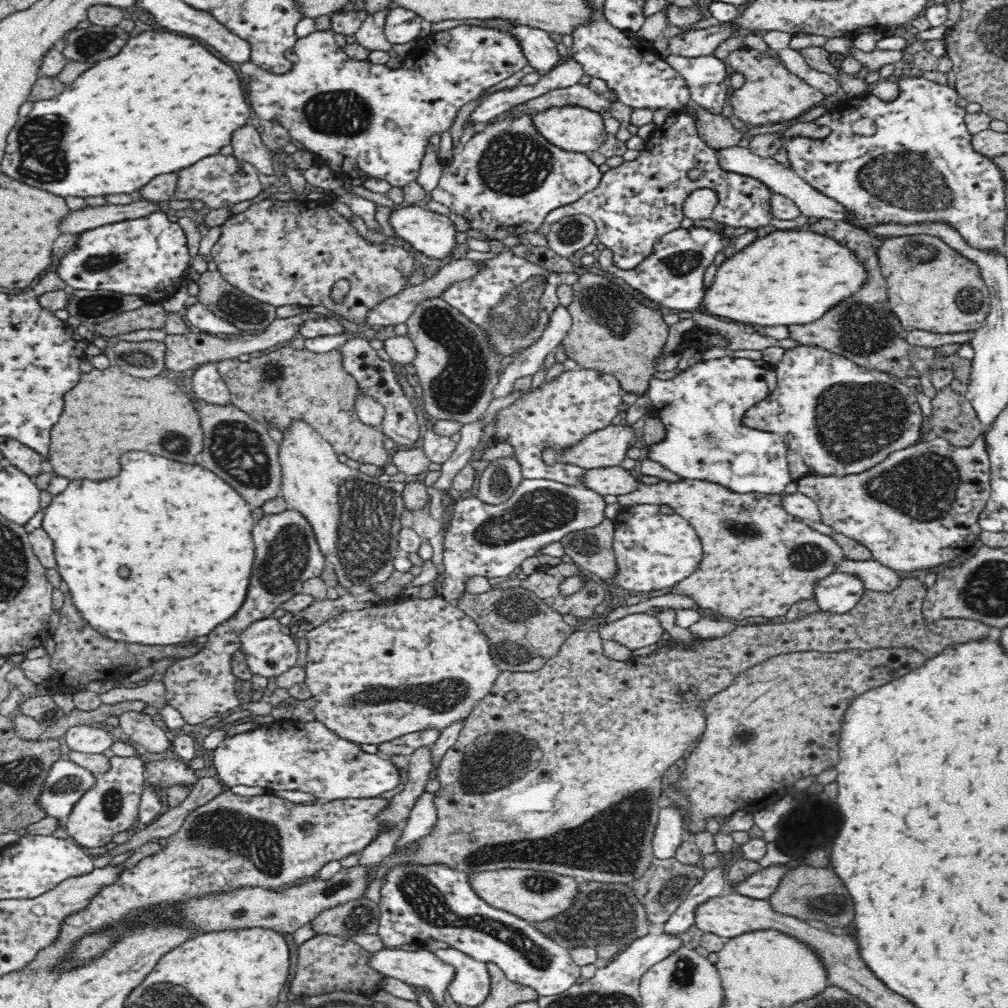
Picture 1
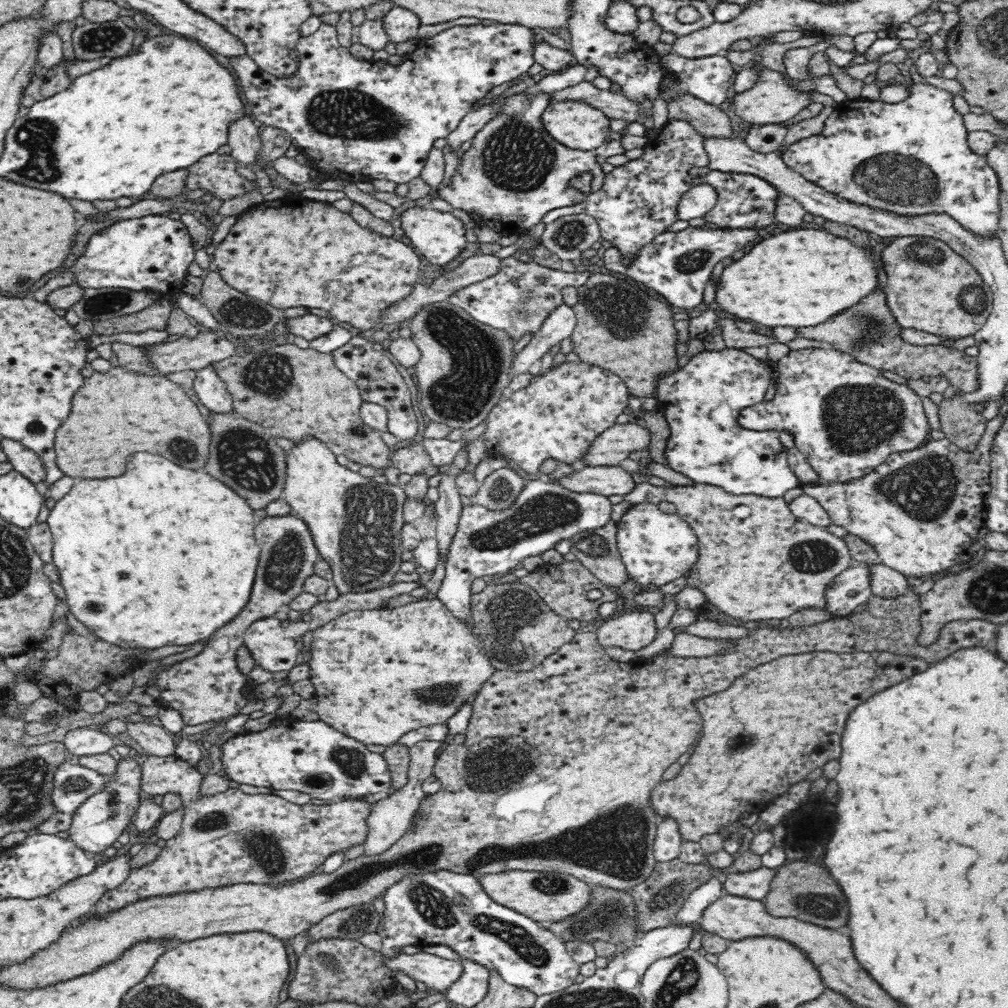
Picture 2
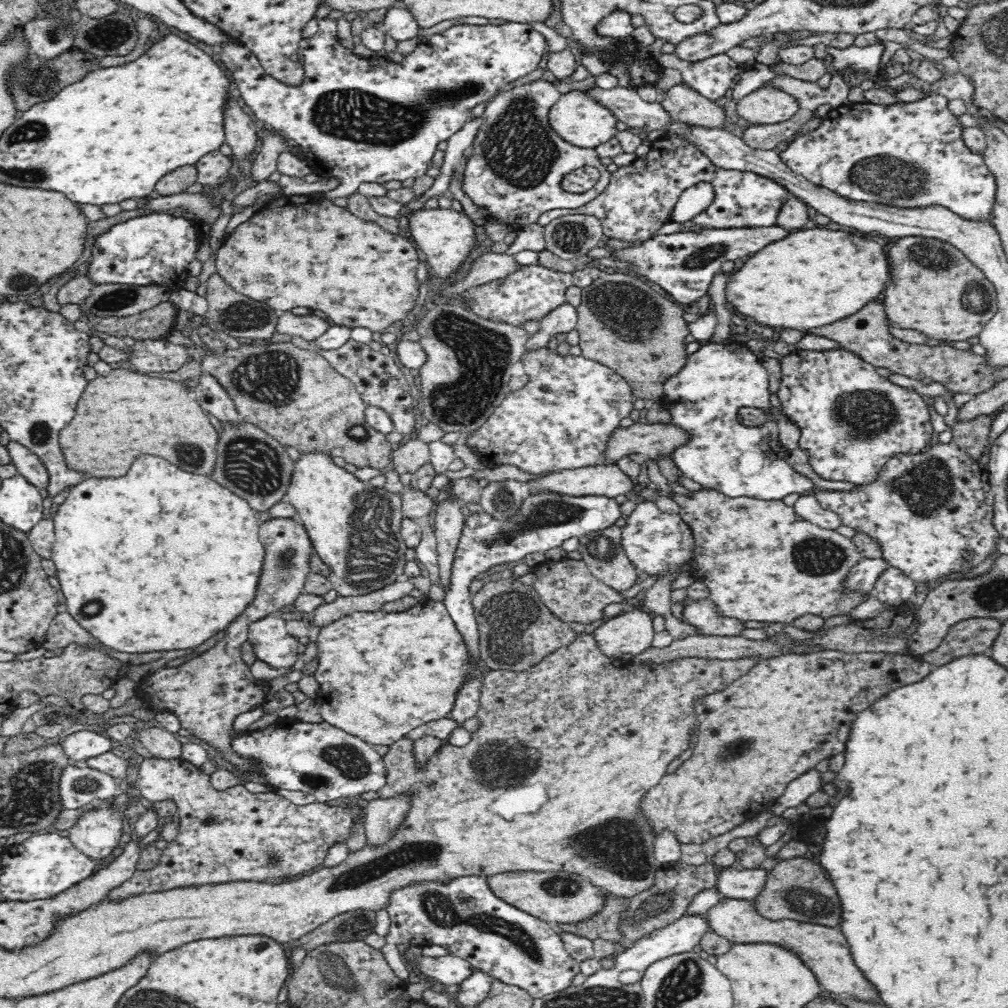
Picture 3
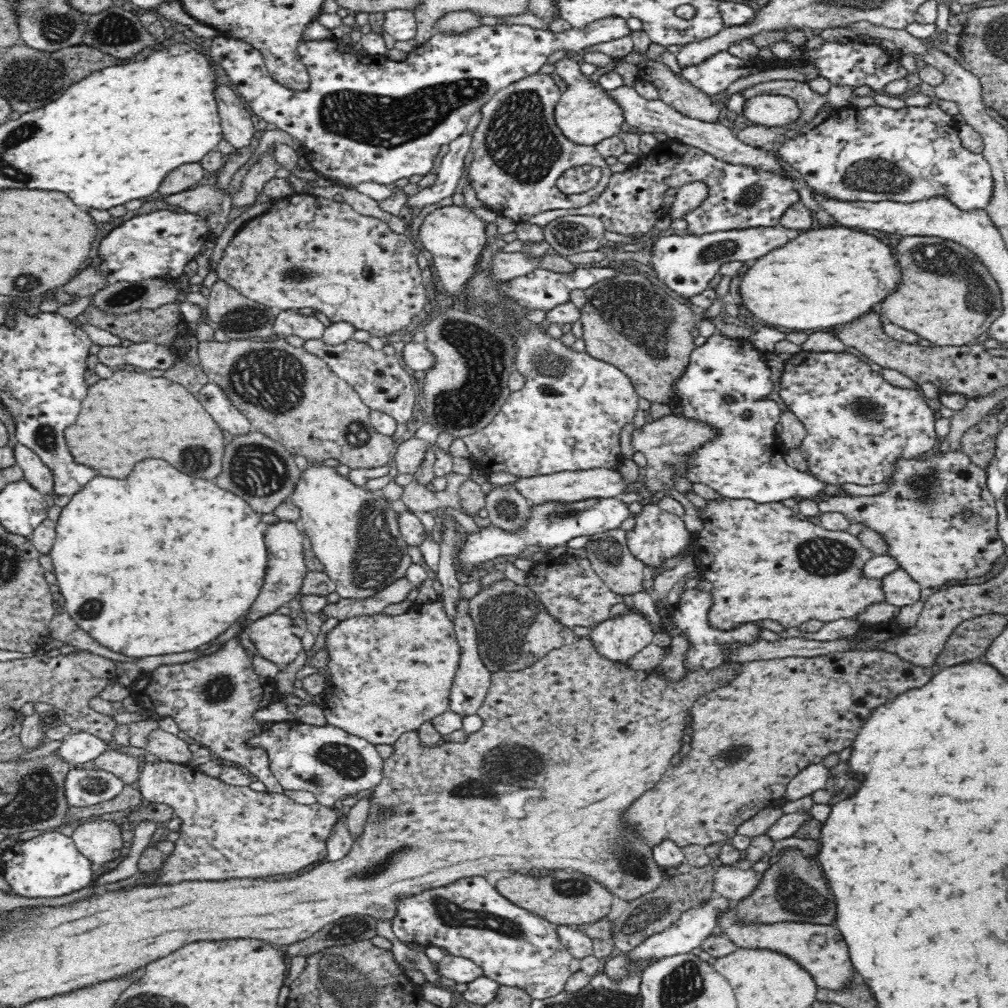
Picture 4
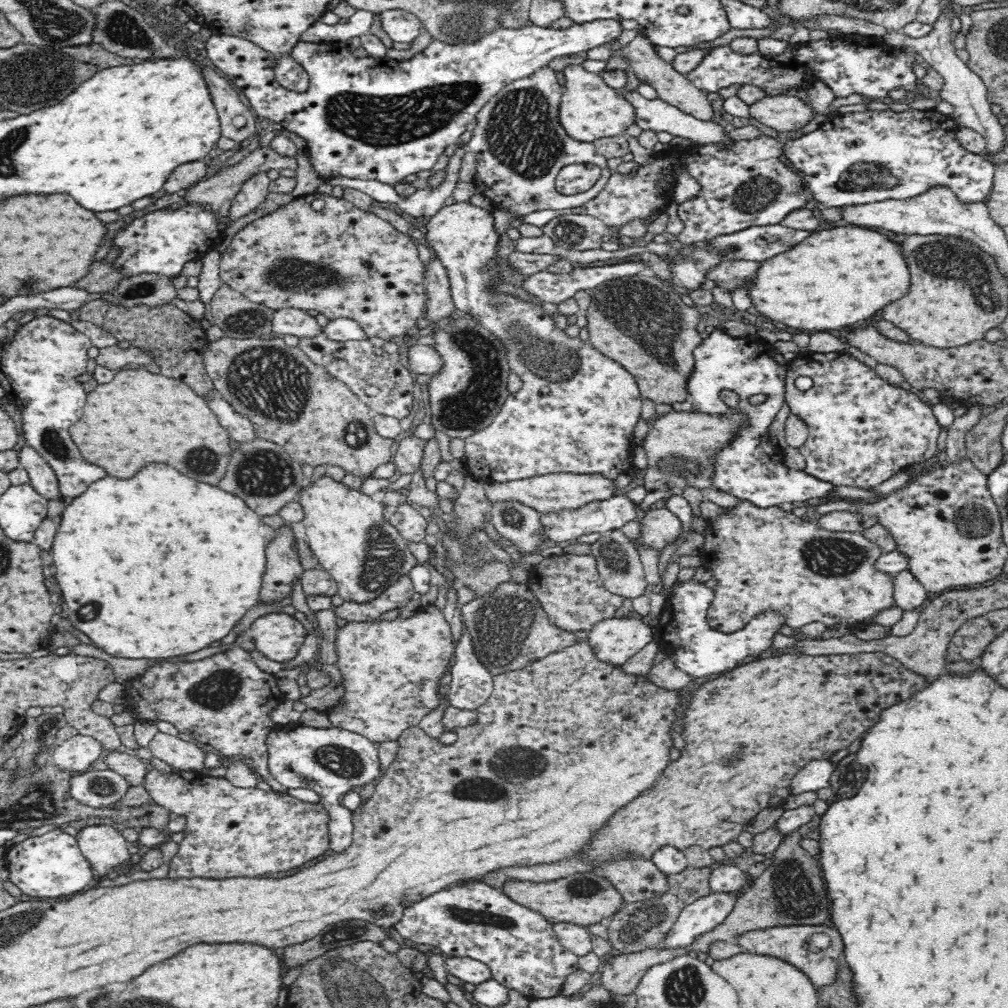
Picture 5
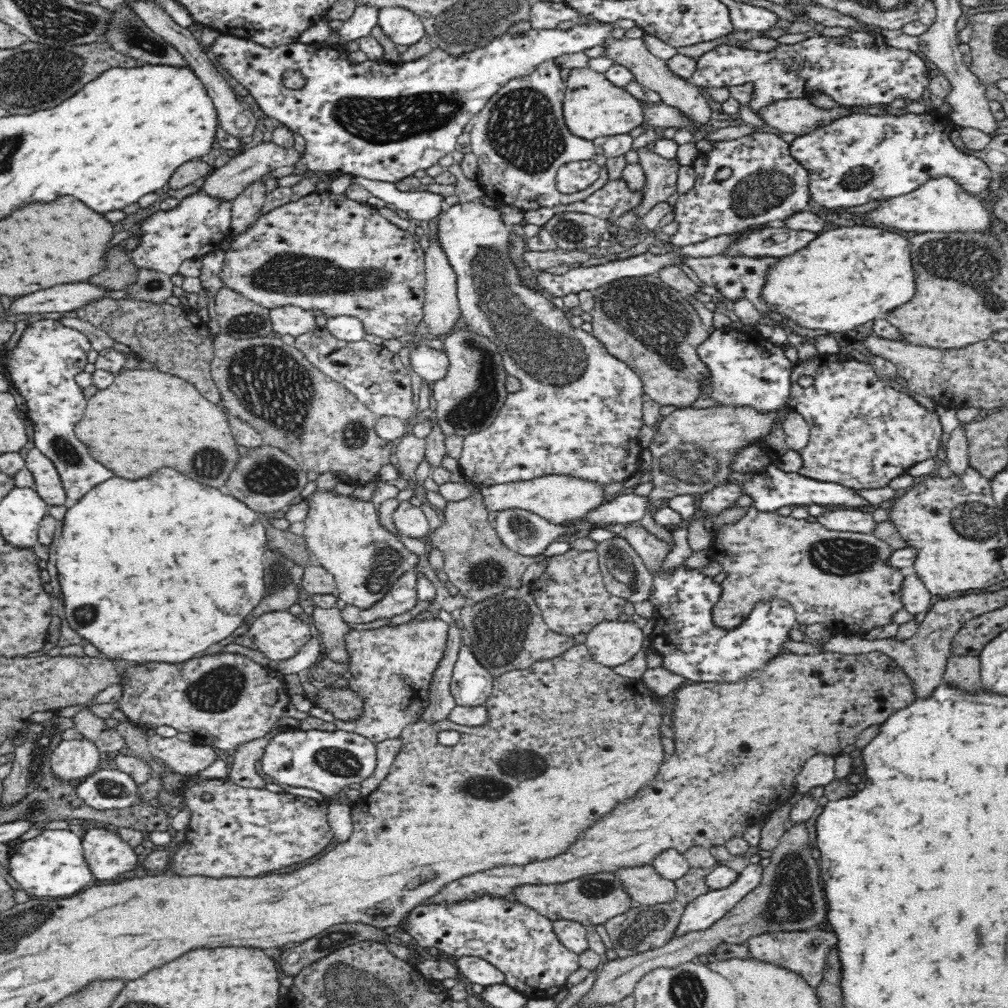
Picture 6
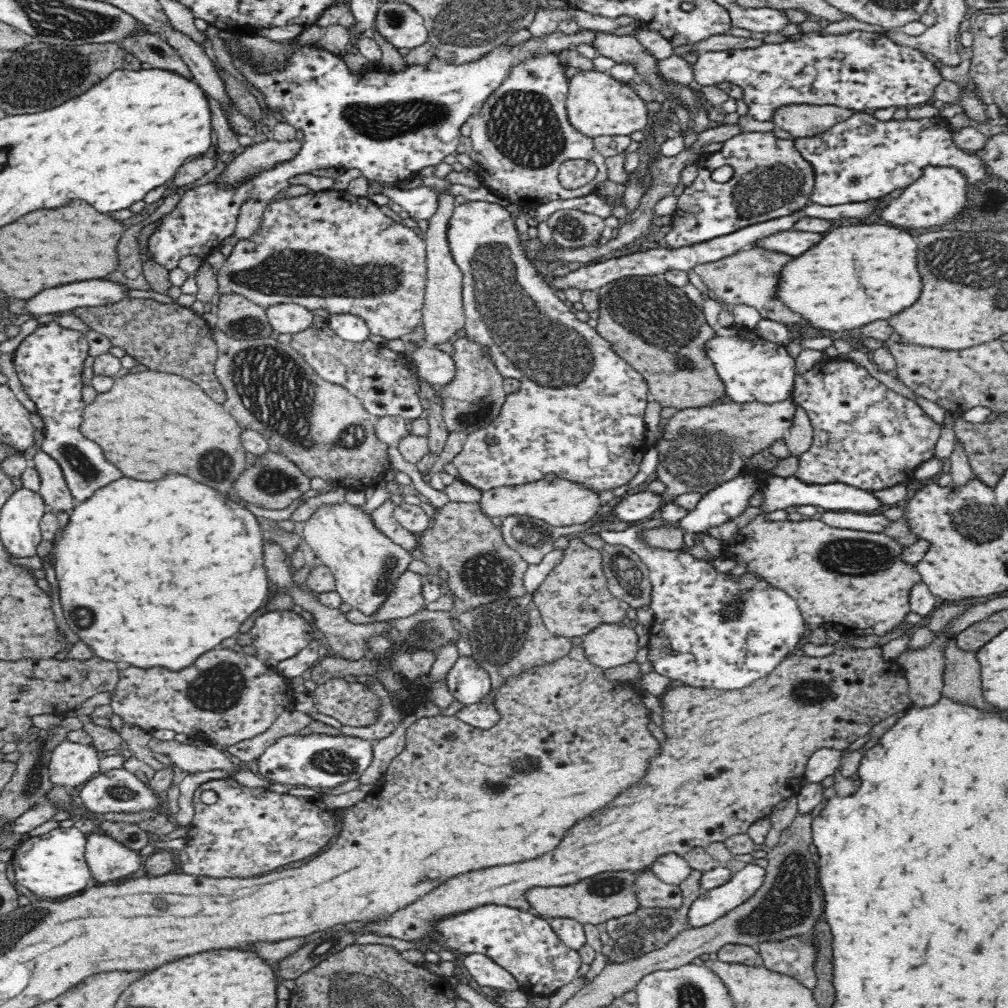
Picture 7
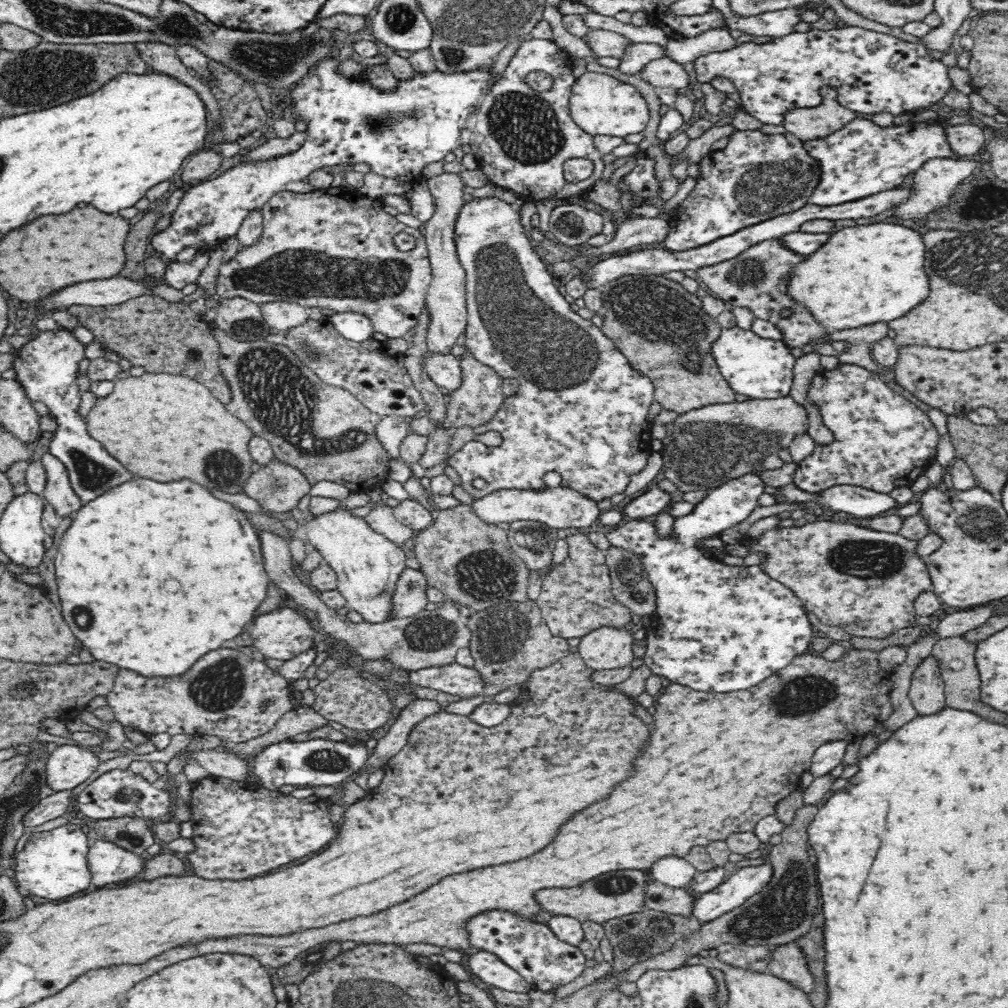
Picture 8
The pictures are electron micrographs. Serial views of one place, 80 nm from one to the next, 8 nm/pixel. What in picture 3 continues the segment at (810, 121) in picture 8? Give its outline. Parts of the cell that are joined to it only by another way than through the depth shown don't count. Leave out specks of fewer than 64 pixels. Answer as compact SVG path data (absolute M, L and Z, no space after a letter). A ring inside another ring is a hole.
M762 86L737 102L740 117L752 124L778 124L790 120L799 109L797 100L773 88Z

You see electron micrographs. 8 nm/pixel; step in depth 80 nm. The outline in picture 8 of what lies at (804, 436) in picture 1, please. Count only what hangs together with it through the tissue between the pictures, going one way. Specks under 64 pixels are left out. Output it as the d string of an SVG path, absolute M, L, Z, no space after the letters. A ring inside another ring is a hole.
M839 364L828 370L822 369L814 376L807 399L814 399L822 409L824 423L834 433L834 442L828 446L817 446L806 460L797 466L794 486L811 497L818 497L830 488L856 486L874 492L890 494L896 488L909 488L918 480L930 464L935 461L939 434L928 415L915 403L888 387L878 375L855 364Z

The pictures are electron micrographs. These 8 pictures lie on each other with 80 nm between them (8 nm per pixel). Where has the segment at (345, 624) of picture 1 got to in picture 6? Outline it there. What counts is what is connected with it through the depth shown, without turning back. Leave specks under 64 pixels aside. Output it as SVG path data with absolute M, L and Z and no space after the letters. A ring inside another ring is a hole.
M436 618L424 622L406 622L398 626L352 630L346 641L350 649L349 687L367 700L366 715L354 723L334 720L338 731L358 734L379 743L400 735L428 708L426 692L432 684L432 672L443 657L449 624Z

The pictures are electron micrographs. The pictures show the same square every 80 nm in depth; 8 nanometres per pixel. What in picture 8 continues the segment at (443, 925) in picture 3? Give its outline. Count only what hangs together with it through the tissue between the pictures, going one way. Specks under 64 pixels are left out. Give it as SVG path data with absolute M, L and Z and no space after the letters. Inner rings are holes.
M492 910L473 918L468 927L472 946L497 954L508 966L517 970L532 988L555 991L576 980L586 969L587 959L580 947L560 940L544 919L532 921L512 913Z

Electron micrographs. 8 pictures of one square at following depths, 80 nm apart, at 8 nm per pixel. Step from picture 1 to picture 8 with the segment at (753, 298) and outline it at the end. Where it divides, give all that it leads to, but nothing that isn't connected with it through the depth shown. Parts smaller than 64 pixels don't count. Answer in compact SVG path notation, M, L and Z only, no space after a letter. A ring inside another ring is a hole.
M886 222L844 228L806 264L798 266L790 290L828 330L857 329L902 318L922 304L930 296L924 264L926 244L916 230Z

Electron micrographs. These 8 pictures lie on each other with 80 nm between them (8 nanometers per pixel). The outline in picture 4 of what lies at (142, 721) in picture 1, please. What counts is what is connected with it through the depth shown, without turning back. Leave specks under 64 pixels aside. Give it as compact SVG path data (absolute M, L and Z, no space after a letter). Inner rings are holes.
M158 728L147 737L147 752L164 762L174 764L192 764L194 758L191 750L191 741L187 738L180 739L178 735L173 735Z

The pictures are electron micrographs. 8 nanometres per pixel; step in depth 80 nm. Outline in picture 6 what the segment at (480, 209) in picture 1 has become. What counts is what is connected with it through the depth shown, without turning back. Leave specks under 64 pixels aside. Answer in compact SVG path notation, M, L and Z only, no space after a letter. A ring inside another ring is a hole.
M548 59L544 62L539 62L534 70L531 71L530 74L517 76L516 78L512 78L509 80L502 88L498 89L498 92L490 98L490 100L485 104L485 107L476 114L471 116L469 122L472 122L472 130L470 131L471 138L471 152L473 152L477 156L478 162L478 175L477 181L480 183L480 186L483 188L483 194L490 197L496 202L504 205L510 205L519 208L520 210L526 212L528 210L536 210L538 207L544 206L561 206L562 204L572 204L572 202L580 202L580 200L584 200L587 196L590 196L593 192L596 192L598 189L601 189L607 182L607 171L606 171L606 157L598 154L597 146L592 142L592 140L588 140L584 137L579 137L577 134L572 133L570 131L570 127L566 124L564 120L564 98L566 92L566 85L564 80L562 80L562 76L560 76L560 68L556 66L556 62L554 59ZM579 160L593 160L595 163L599 164L599 177L598 180L595 180L588 188L584 190L579 190L578 192L573 192L570 194L562 193L558 190L556 186L556 176L558 169L567 162L579 161Z

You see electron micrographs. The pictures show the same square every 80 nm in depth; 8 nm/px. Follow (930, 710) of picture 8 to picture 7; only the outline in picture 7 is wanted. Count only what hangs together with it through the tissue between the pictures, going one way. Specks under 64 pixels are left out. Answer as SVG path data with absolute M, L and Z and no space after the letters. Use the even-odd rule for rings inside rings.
M938 638L928 648L910 651L898 658L905 668L908 699L916 709L932 709L943 700L945 660L941 650L946 639L949 638Z

